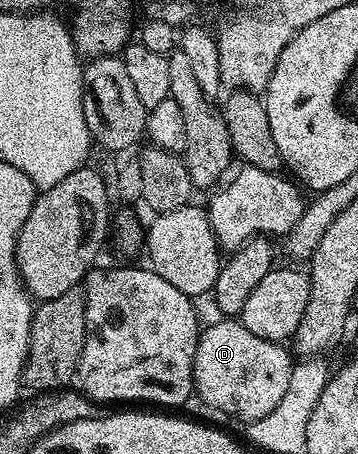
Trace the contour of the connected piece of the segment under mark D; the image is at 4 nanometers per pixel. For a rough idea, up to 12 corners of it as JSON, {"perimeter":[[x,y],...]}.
{"perimeter":[[242,321],[200,333],[194,393],[250,424],[289,388],[293,354]]}

